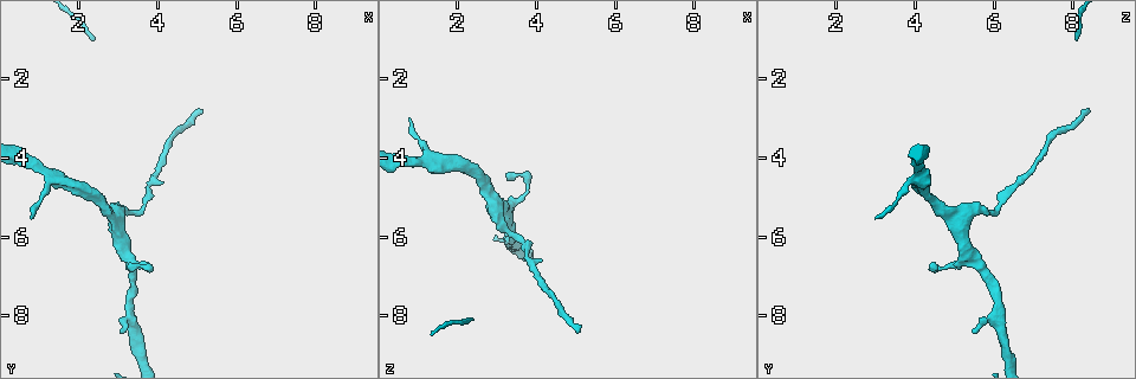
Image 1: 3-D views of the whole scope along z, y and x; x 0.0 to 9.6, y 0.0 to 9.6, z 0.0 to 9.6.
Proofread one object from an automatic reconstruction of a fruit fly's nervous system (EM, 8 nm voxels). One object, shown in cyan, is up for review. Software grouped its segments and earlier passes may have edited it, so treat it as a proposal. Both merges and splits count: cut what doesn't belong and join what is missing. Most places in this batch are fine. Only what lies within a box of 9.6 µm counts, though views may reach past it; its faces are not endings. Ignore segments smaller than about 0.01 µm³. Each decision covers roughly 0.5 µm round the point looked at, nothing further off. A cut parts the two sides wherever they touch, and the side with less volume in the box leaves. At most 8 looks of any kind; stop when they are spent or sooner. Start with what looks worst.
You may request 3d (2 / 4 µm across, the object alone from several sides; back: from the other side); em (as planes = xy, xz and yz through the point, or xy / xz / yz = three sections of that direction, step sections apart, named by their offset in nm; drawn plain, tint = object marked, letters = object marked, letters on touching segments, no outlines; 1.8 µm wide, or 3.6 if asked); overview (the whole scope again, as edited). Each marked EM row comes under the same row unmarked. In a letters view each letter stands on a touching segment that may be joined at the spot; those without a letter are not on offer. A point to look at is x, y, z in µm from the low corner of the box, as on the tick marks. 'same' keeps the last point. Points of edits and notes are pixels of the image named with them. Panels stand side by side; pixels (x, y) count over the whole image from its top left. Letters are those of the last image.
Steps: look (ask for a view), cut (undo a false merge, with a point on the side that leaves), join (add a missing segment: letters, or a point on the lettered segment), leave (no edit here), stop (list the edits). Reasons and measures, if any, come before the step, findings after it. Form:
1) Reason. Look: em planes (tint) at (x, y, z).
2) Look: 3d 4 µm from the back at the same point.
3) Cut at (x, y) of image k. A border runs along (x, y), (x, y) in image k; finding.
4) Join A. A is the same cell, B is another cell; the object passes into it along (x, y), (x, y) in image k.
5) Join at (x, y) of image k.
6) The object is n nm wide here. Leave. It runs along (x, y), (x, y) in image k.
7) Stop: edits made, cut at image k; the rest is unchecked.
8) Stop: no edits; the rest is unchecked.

Look: 3d 4 µm at (3.05, 8.35, 5.40).

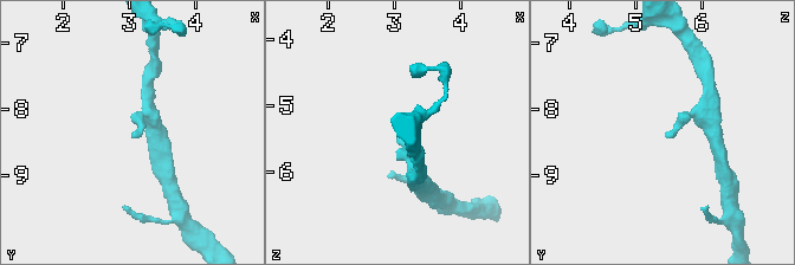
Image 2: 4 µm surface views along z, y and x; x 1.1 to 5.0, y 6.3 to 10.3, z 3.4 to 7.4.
Shape alone is not enough. Look: em xy step 4 (letters) at (3.05, 8.40, 5.45).

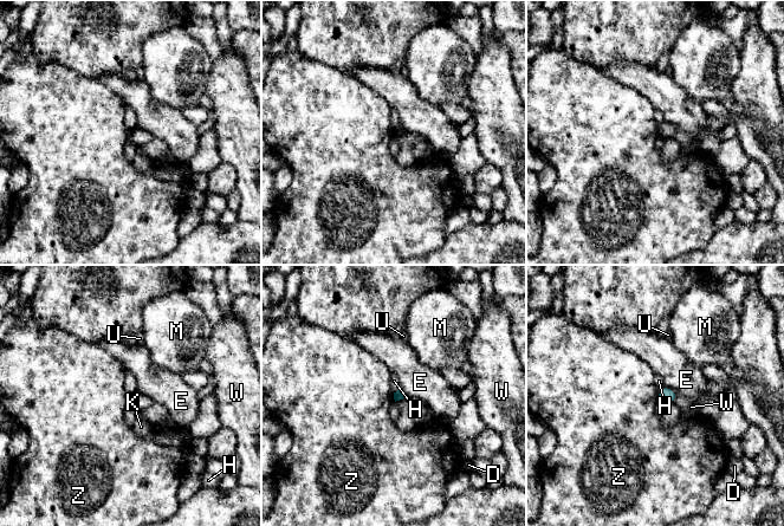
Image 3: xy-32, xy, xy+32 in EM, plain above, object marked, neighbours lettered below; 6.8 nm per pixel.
Look: em xz step 4 (letters) at the same point.

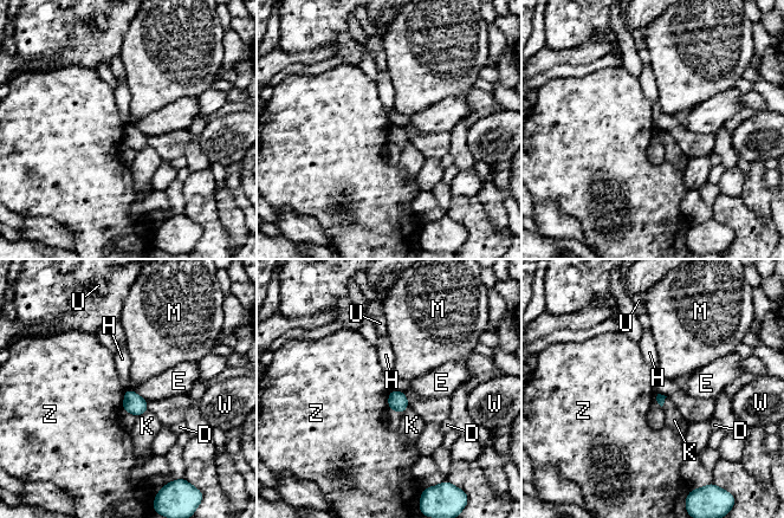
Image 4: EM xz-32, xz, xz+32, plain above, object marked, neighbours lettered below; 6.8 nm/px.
Leave. D, E, H, K, M, U, W and Z are other cells; a border runs along (124, 392), (122, 409) in image 4; no lettered segment goes on from it.

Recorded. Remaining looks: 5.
Long arm stops here. Look: em yz step 16 (letters) at (5.05, 2.90, 8.45).

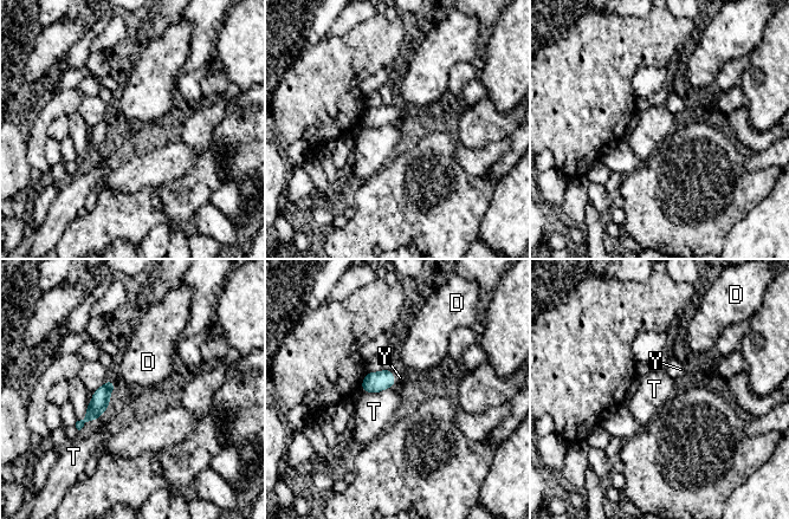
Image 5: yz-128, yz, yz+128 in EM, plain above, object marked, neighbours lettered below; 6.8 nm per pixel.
Cut it another way. Look: em xz step 8 (letters) at the same point.

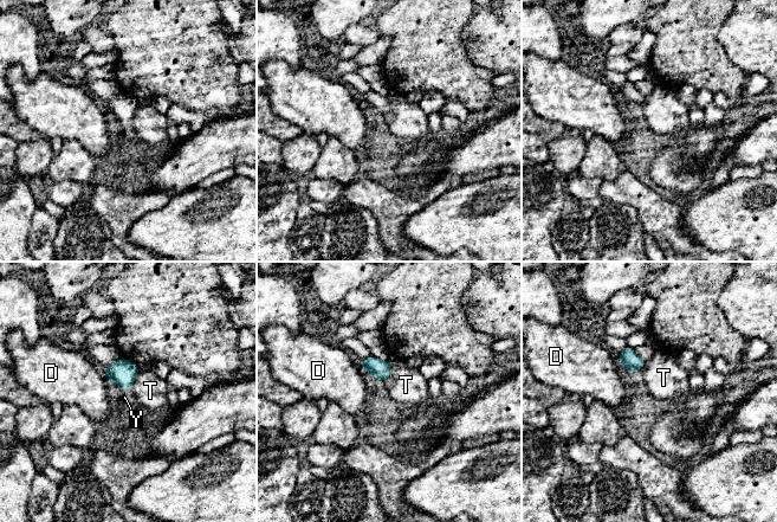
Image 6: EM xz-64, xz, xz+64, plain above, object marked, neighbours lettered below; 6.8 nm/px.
The longest contact is with T, 170 nm. Join Y. Y is the same cell, D and T are other cells; the object passes into it along (121, 372), (127, 391), (129, 398) in image 6; it goes on there.

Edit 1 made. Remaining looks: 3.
Redraw. Look: overview.

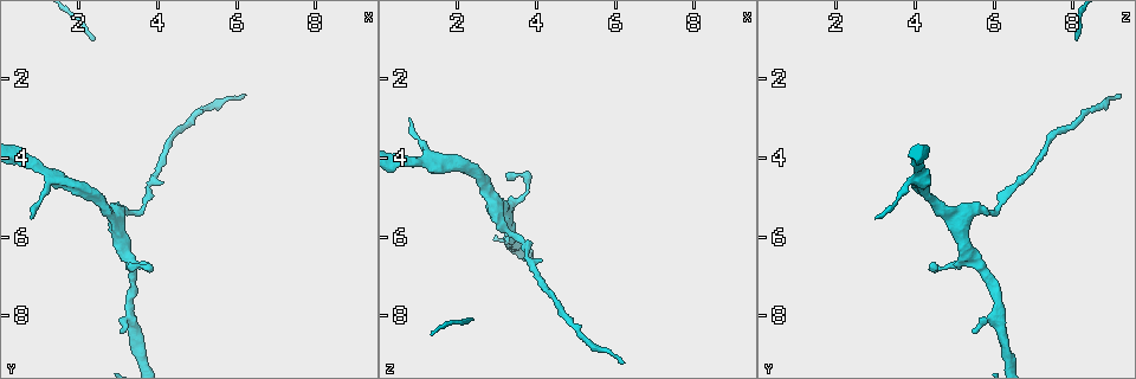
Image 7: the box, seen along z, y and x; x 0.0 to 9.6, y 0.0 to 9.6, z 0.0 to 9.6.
Look: 3d 2 µm at (0.85, 5.50, 3.00).

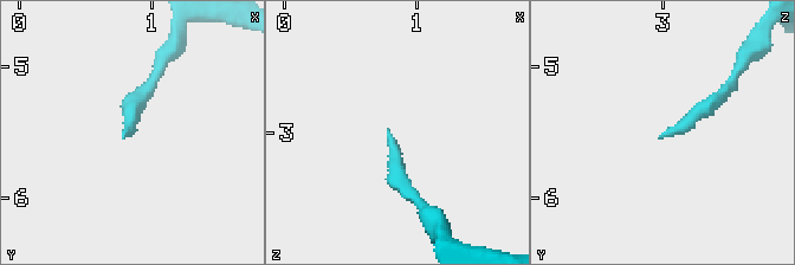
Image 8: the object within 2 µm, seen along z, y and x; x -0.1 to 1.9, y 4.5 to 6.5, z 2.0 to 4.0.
Look: em planes (letters) at (0.78, 5.56, 3.00).

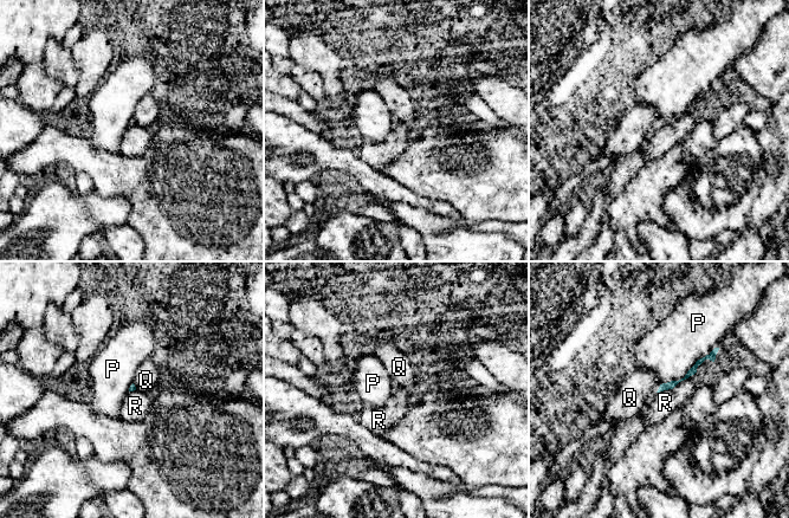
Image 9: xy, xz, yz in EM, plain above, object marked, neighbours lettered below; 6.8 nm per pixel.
The longest contact is with P, 460 nm. Leave. P, Q and R are other cells; no lettered segment goes on from it.

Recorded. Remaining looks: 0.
Stop: edits made, join at image 6; the rest is unchecked.

